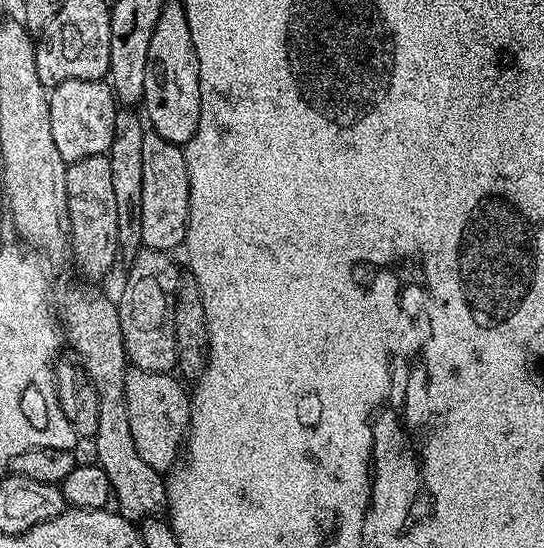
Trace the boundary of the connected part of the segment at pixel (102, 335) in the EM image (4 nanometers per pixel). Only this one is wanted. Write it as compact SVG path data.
M66 278L54 284L54 296L58 301L55 313L62 325L66 344L77 352L94 390L98 390L98 434L94 437L98 458L96 463L106 470L115 507L127 520L139 522L156 518L165 511L168 502L166 480L146 462L142 462L134 438L130 434L130 414L126 410L126 374L129 370L128 355L122 342L122 322L117 301L92 282L84 283L84 300L76 300L76 278Z

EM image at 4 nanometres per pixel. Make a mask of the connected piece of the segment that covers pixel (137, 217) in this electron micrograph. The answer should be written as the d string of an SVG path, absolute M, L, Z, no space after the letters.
M128 106L121 107L114 118L114 142L110 142L110 150L106 155L110 162L110 178L114 182L114 199L118 205L119 255L123 259L125 256L125 261L128 262L134 259L144 247L142 242L142 142L145 135L146 124L141 113Z

